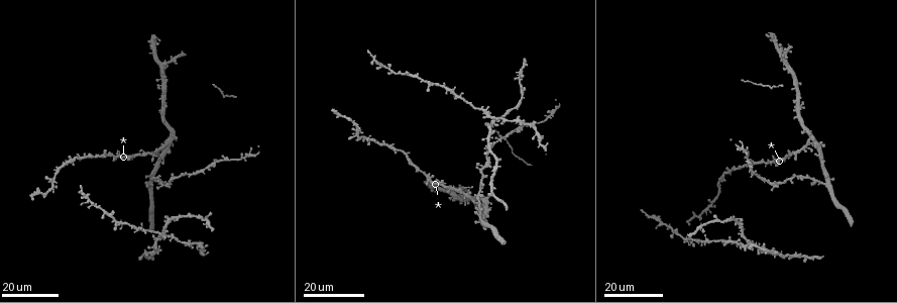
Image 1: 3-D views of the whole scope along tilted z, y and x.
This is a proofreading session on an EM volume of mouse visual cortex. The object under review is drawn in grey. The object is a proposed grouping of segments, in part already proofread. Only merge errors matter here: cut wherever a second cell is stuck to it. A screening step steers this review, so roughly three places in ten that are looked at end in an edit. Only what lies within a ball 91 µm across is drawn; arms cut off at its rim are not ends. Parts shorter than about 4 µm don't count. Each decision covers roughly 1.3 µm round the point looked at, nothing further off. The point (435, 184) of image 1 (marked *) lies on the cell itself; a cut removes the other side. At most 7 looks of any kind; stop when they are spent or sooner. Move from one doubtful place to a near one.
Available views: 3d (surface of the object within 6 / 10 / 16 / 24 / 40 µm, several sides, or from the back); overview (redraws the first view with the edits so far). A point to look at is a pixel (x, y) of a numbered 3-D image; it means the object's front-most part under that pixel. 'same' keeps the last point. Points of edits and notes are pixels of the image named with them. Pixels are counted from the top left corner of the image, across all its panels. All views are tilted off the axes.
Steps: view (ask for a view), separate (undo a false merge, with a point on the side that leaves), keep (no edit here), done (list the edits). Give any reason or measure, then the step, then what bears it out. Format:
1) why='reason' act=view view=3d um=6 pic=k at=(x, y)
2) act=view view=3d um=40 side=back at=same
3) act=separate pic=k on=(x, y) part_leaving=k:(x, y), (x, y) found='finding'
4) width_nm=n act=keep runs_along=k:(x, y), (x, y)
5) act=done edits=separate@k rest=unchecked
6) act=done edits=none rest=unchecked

why='thin arm on a thick one' act=view view=3d um=16 pic=1 at=(462, 192)

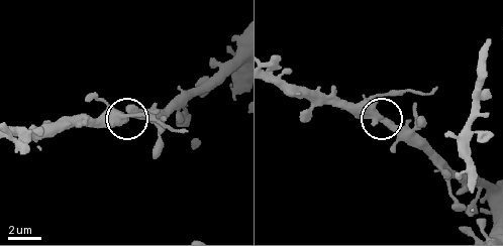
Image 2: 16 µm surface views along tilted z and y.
why='closer look' act=view view=3d um=10 pic=2 at=(118, 112)

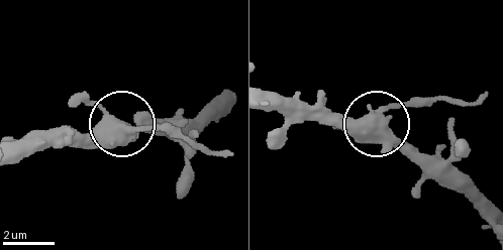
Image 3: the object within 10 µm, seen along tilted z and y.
width_nm=450 act=keep found='one cell here'

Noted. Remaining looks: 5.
act=view view=3d um=16 pic=1 at=(765, 86)

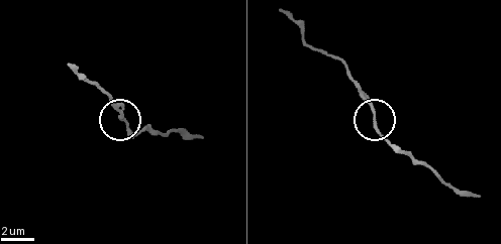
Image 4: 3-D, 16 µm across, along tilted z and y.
act=view view=3d um=6 pic=4 at=(379, 131)

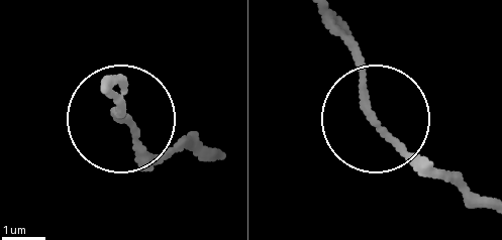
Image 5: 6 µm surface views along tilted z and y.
act=keep found='all the same cell'

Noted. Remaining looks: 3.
why='looks like a crossing' act=view view=3d um=24 pic=1 at=(356, 134)

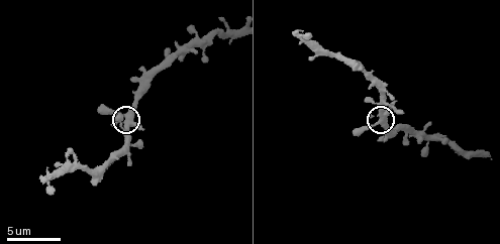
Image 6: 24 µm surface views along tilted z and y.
act=view view=3d um=6 pic=6 at=(376, 123)

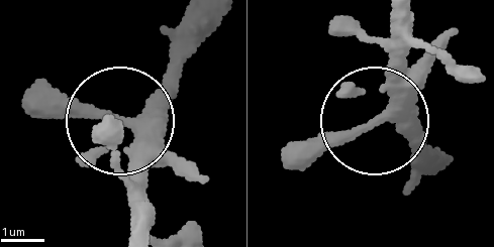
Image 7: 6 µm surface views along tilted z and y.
width_nm=310 act=keep runs_along=7:(212, 15), (138, 115), (61, 118), (27, 102) found='all the same cell'

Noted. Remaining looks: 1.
act=done edits=none rest=unchecked

